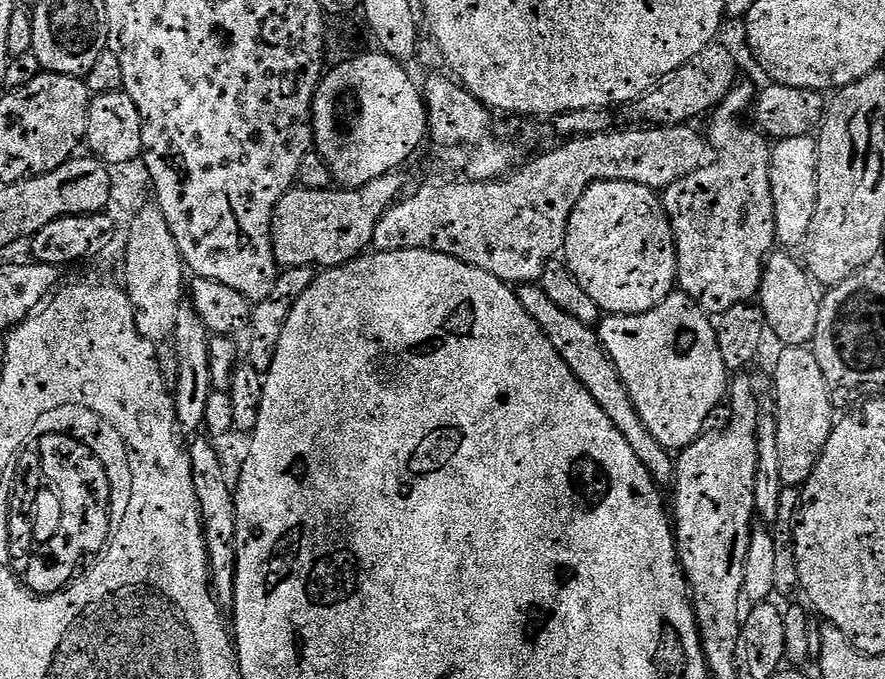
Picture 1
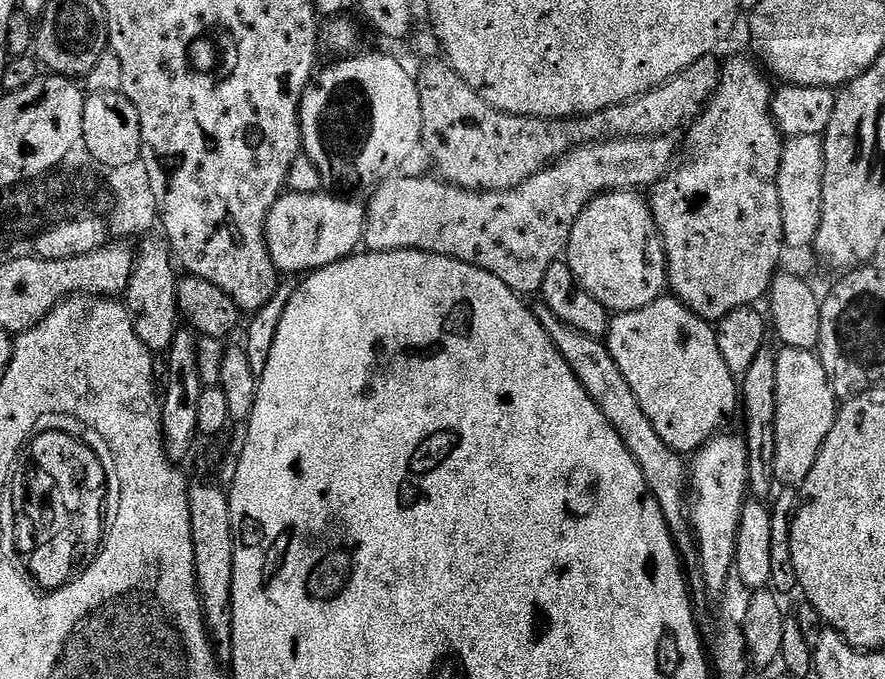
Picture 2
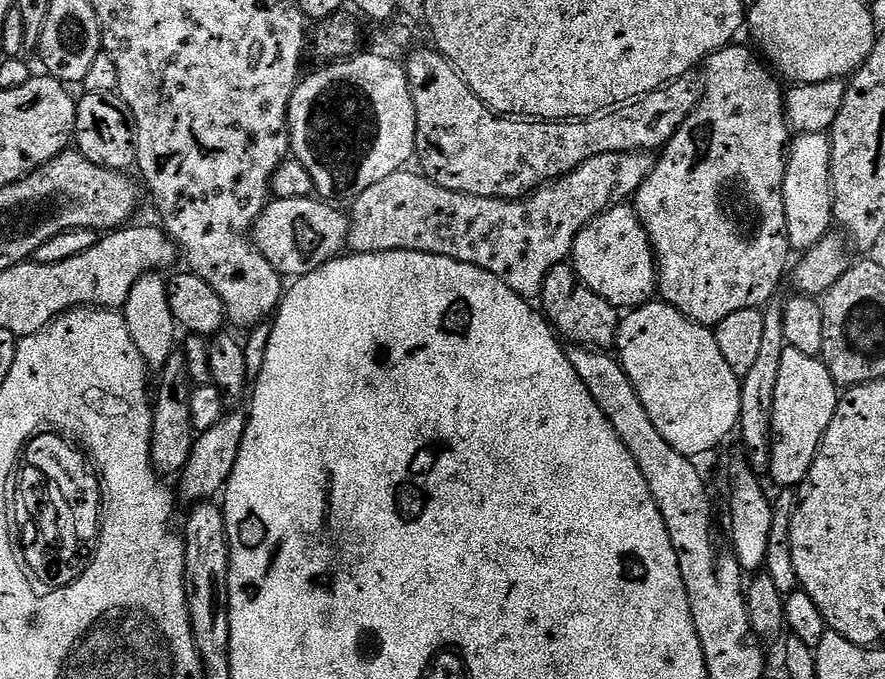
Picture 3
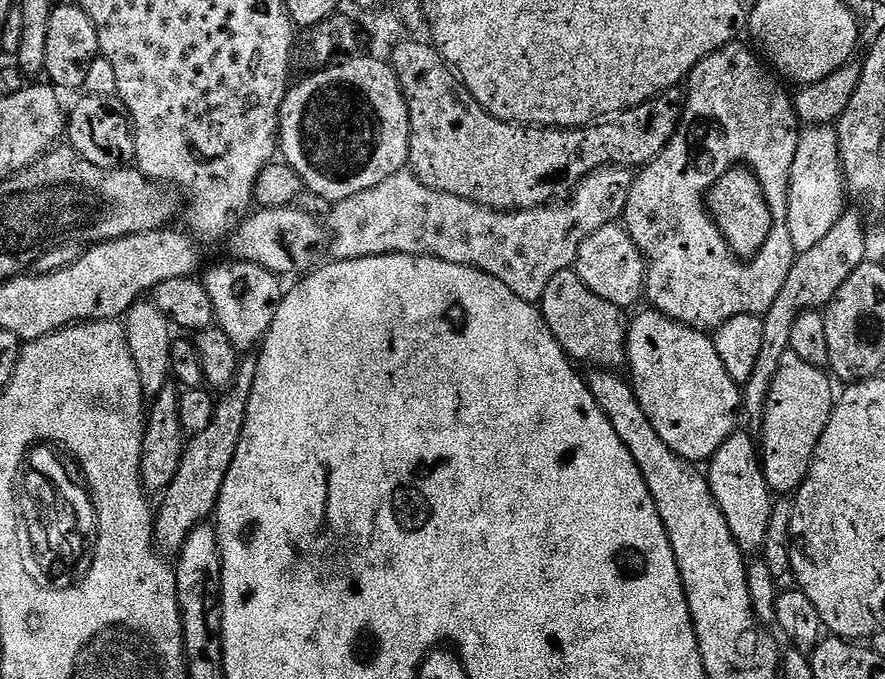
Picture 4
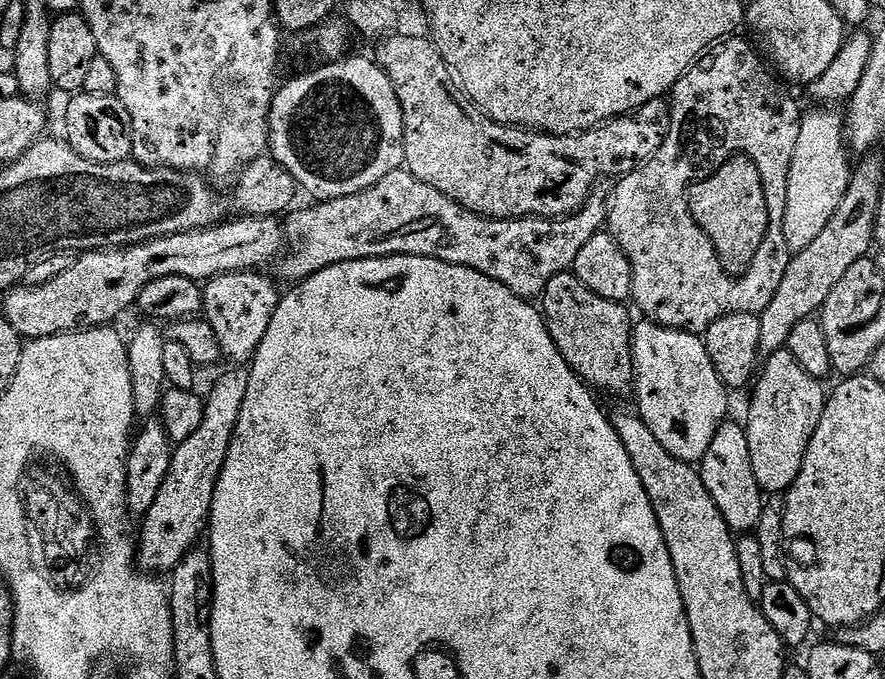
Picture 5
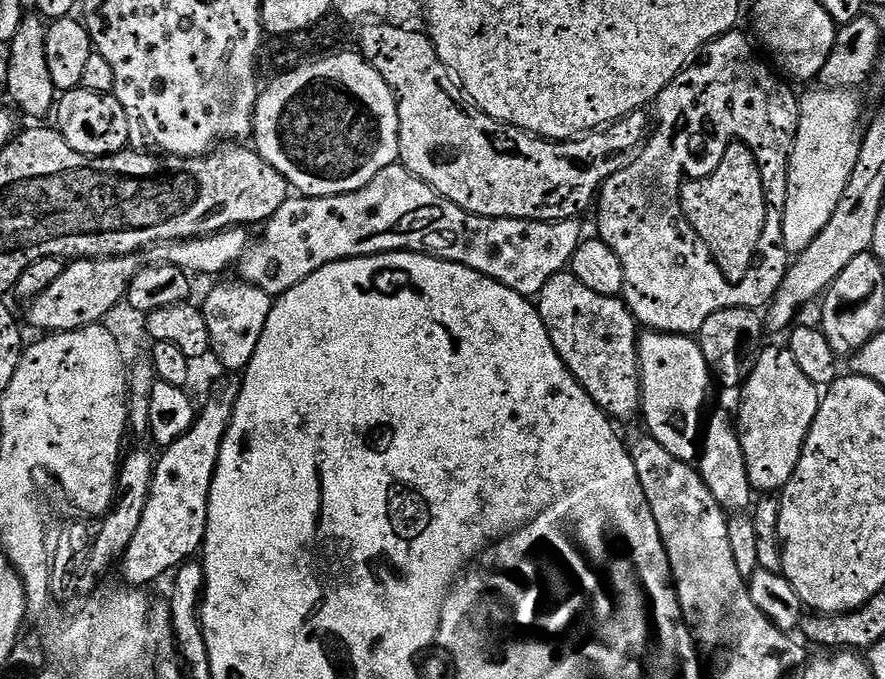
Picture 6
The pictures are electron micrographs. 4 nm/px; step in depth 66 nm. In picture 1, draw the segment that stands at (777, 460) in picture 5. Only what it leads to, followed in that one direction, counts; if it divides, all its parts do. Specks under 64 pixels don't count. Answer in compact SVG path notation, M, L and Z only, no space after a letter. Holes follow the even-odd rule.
M811 347L784 348L781 353L776 360L776 377L772 380L776 387L774 415L777 422L779 469L784 485L796 490L808 483L820 455L824 453L832 433L834 405L822 374L822 366L818 366L818 358Z

